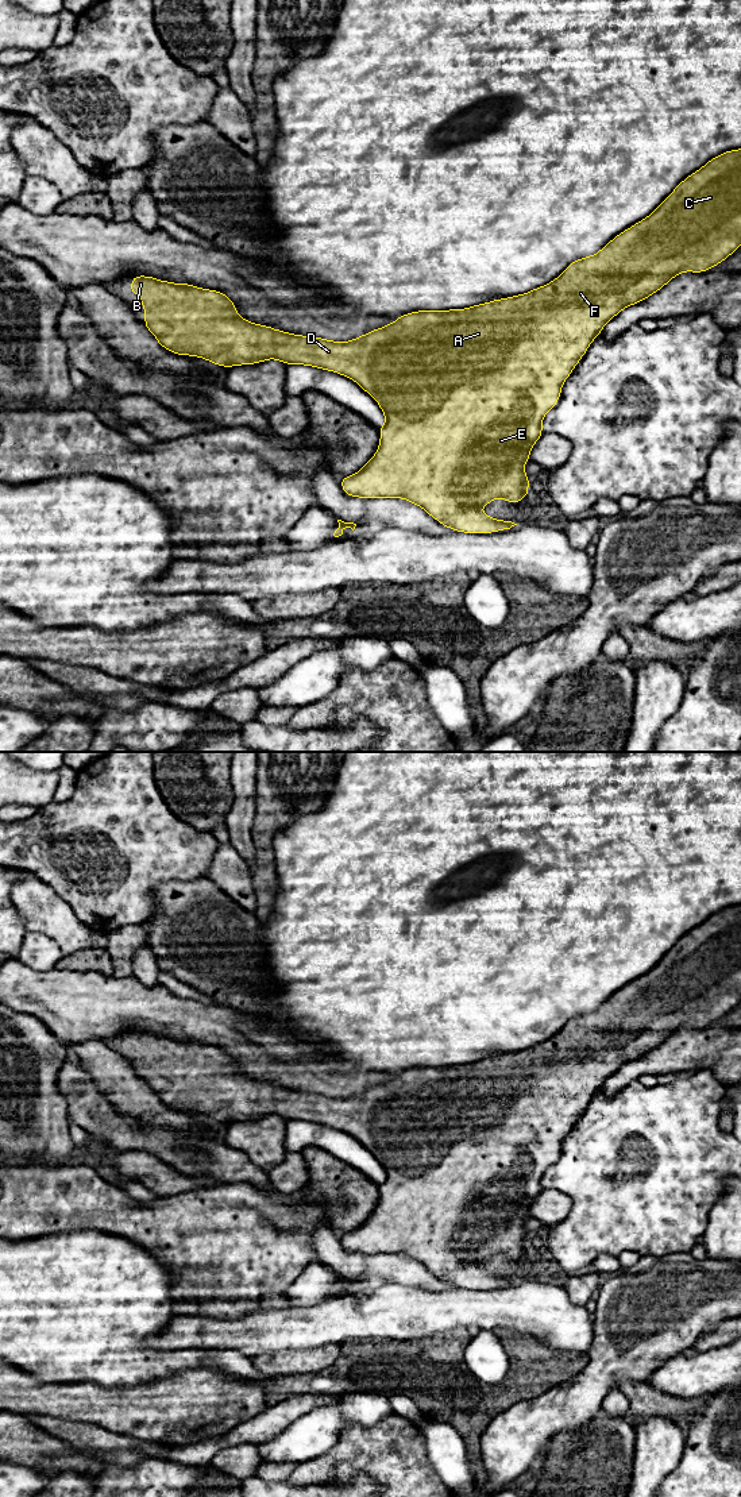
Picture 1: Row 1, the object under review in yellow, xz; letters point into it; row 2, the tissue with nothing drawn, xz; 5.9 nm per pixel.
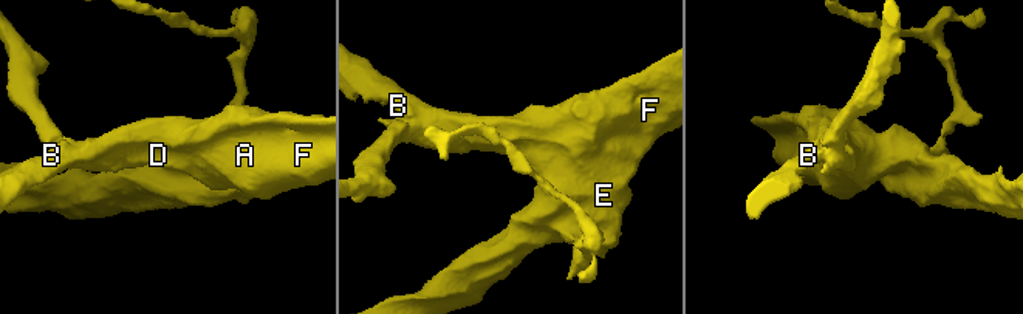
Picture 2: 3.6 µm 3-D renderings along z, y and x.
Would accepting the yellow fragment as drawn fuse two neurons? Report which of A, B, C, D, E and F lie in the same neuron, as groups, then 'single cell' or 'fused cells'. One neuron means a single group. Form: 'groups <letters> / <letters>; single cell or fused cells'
groups A B C D E F; single cell

